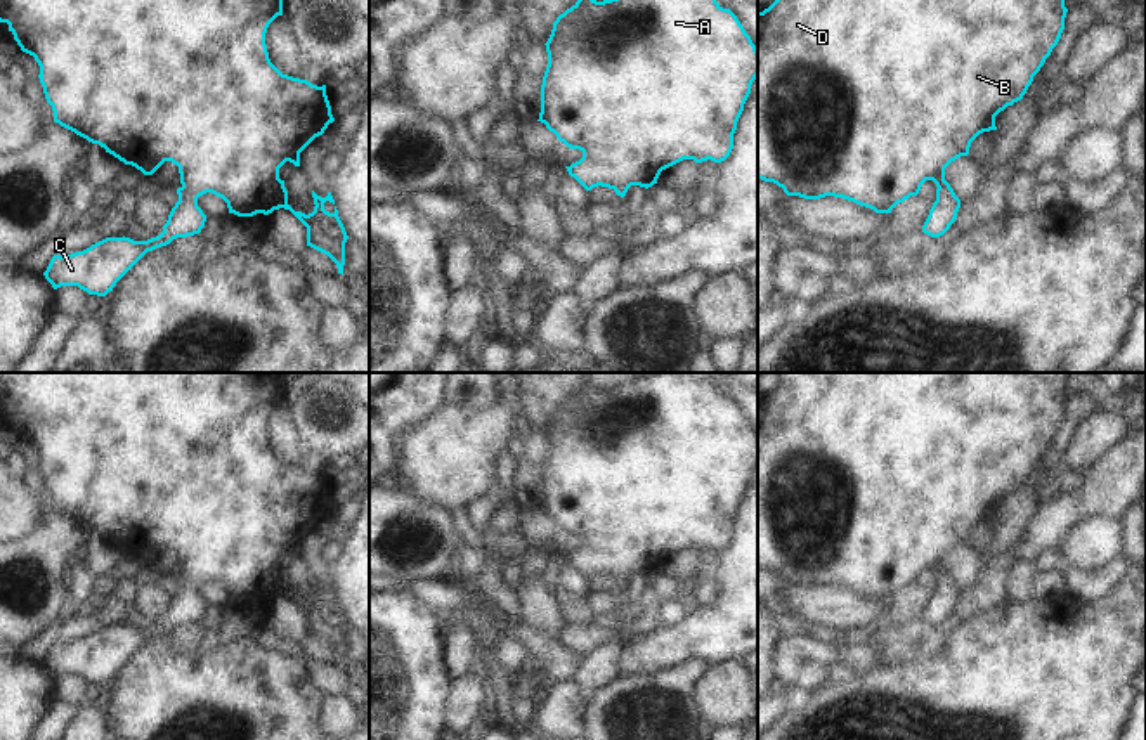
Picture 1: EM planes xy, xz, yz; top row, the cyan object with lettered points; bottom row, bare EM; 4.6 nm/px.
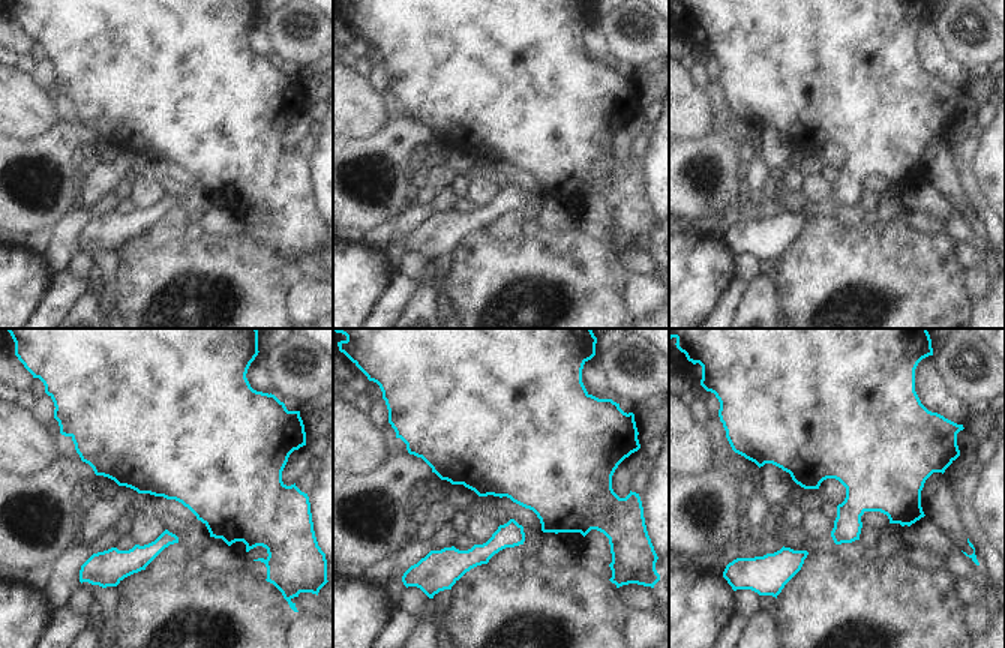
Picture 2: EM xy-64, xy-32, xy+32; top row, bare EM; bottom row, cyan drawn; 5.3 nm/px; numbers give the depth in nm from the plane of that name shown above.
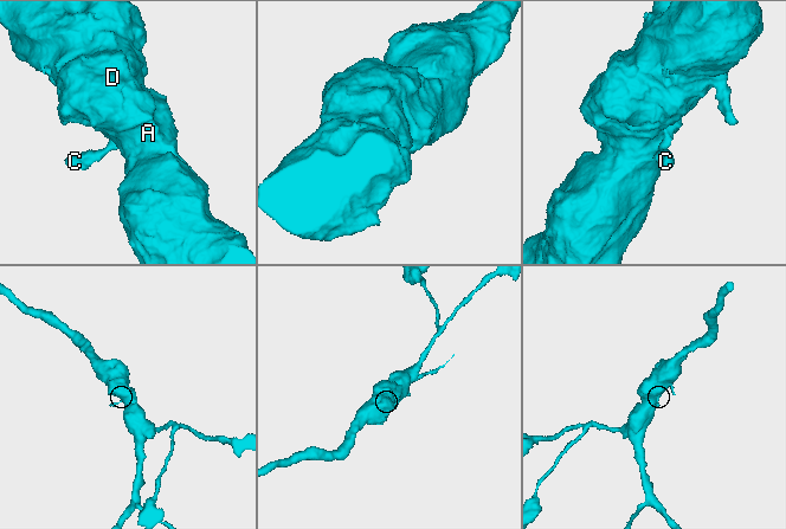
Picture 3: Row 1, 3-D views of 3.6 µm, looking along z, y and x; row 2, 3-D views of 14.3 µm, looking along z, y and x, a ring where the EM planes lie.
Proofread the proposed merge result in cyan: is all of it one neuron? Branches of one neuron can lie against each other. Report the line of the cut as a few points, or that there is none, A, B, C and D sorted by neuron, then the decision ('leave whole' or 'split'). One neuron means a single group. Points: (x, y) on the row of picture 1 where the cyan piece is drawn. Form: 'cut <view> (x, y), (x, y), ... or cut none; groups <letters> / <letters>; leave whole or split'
cut none; groups A B C D; leave whole

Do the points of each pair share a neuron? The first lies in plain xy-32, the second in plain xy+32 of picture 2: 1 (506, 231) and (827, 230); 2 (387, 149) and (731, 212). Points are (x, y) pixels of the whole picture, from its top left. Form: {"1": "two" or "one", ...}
{"1": "two", "2": "two"}

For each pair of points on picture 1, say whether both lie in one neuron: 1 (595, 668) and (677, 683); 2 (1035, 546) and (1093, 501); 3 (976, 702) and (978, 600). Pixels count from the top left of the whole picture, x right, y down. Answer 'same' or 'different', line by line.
1: different
2: same
3: different

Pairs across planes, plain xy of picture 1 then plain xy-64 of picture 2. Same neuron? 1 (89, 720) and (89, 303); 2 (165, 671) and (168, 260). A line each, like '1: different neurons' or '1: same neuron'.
1: same neuron
2: same neuron

